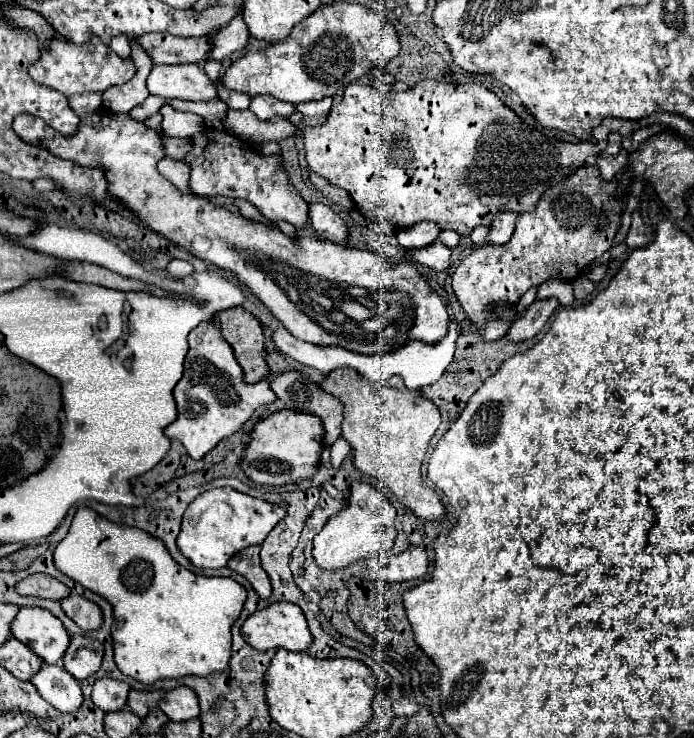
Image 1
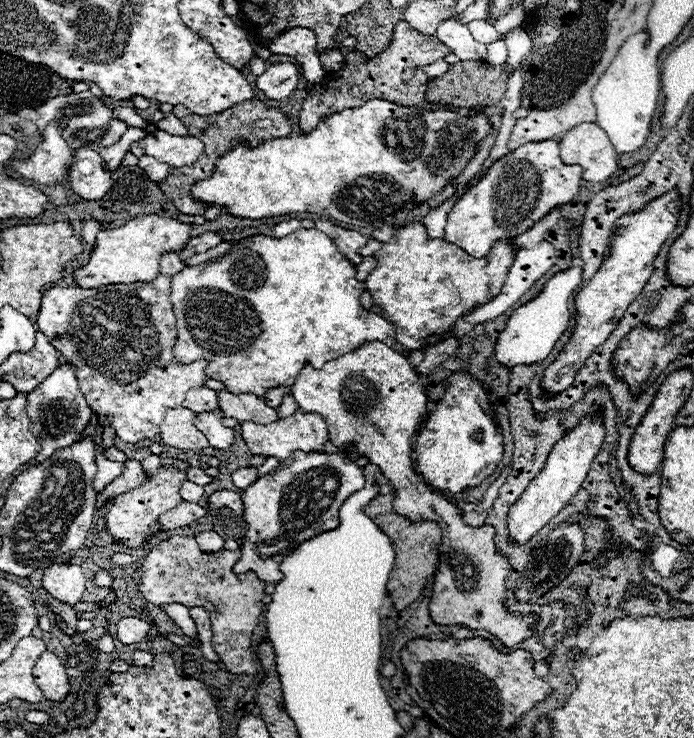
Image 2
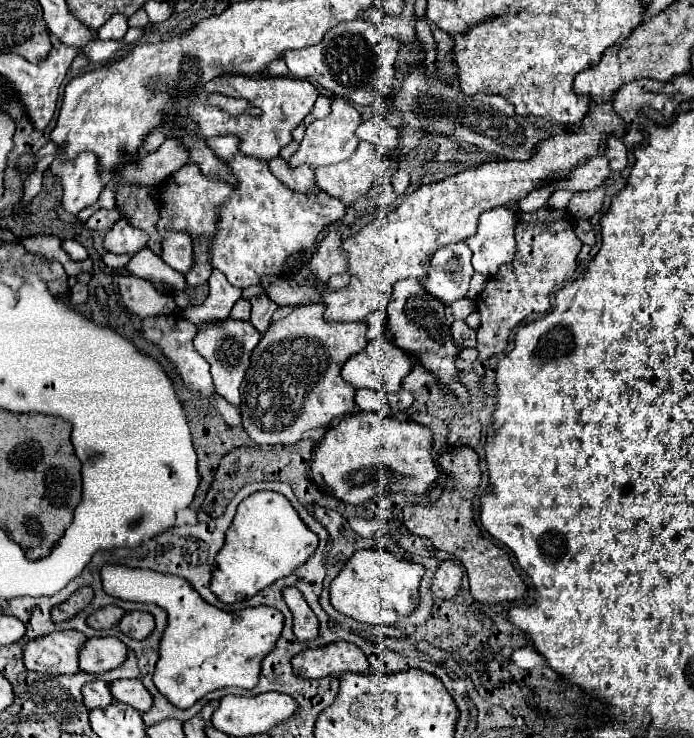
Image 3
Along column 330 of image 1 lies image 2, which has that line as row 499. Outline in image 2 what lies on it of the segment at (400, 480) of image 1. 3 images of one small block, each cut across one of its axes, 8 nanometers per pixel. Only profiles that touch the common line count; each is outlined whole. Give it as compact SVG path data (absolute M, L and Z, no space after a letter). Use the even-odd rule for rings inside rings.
M394 492L378 494L366 504L364 512L366 512L366 516L370 516L384 530L384 534L390 538L390 542L396 550L396 562L394 562L394 570L392 570L390 582L388 582L388 594L394 602L394 608L404 610L420 596L422 588L426 586L426 580L436 572L434 566L438 564L438 548L440 548L442 532L440 532L438 522L434 522L434 520L412 522L406 516L396 514L392 510L394 498L396 498Z

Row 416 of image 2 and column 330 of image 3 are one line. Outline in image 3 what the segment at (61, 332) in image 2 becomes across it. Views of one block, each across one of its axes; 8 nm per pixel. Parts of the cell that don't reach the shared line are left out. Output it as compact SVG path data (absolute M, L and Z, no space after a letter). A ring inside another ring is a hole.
M342 98L334 100L332 102L332 112L322 118L322 120L316 120L312 124L308 124L306 128L306 134L300 142L300 148L298 152L288 160L290 166L300 166L300 164L308 164L312 168L318 168L318 166L326 166L326 164L336 164L336 162L342 162L342 160L348 160L356 146L358 146L358 138L354 136L354 130L360 126L362 118L360 118L360 112L356 108L352 108L348 102L344 102Z

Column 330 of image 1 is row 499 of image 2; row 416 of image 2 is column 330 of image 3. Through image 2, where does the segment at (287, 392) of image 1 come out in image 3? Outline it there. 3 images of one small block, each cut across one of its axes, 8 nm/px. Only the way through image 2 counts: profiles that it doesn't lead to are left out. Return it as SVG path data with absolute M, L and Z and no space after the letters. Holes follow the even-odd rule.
M322 304L296 306L292 314L270 324L270 328L262 334L256 346L256 352L252 352L250 368L246 370L246 376L240 386L240 394L242 394L240 412L242 412L242 426L256 444L292 446L302 440L304 432L318 426L326 428L334 420L354 412L356 390L354 386L342 380L340 370L350 356L358 354L368 344L366 324L364 322L326 322L322 314L324 314Z

